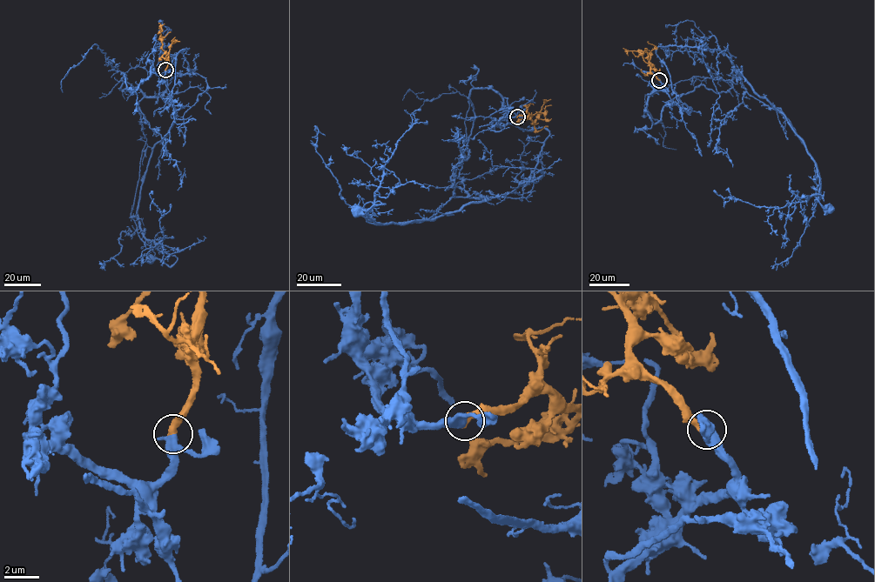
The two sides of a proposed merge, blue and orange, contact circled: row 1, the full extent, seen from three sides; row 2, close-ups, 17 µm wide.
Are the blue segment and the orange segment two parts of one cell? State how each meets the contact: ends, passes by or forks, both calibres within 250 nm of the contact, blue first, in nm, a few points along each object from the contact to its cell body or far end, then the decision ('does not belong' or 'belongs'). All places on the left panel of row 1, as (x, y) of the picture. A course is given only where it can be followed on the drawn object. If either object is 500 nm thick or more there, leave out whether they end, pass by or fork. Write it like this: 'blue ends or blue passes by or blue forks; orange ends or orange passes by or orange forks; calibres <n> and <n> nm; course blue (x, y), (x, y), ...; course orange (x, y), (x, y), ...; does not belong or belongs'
blue passes by; orange ends; calibres 440 and 440 nm; course blue (165, 70), (131, 91), (121, 74), (120, 89), (142, 93), (146, 140), (131, 217), (177, 258), (150, 259); course orange (165, 70), (168, 54), (161, 48), (159, 27), (162, 31); belongs

